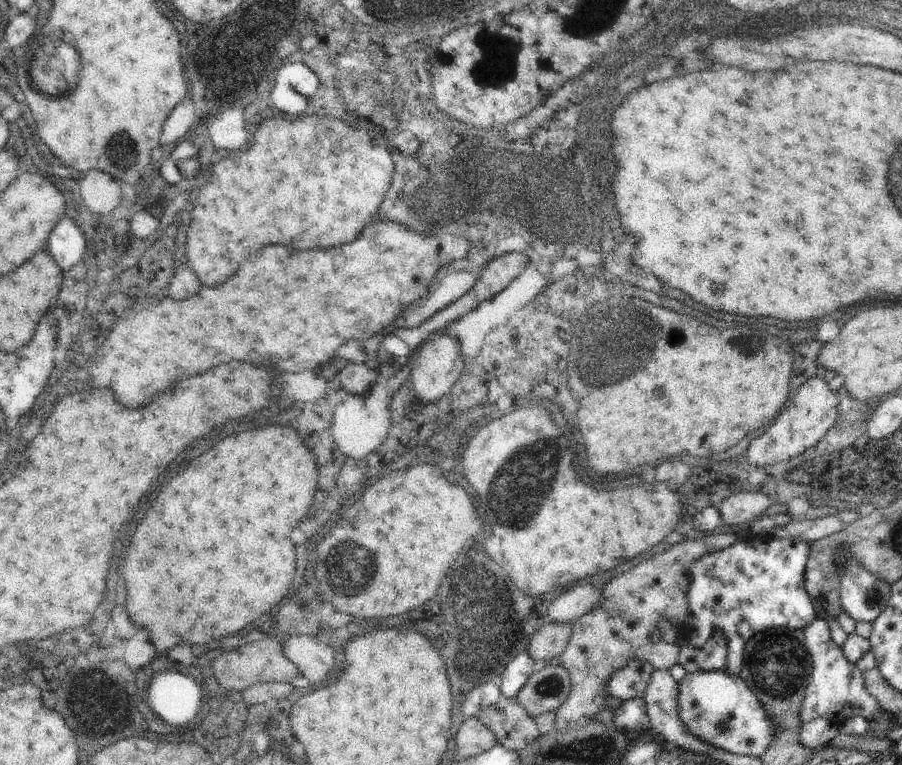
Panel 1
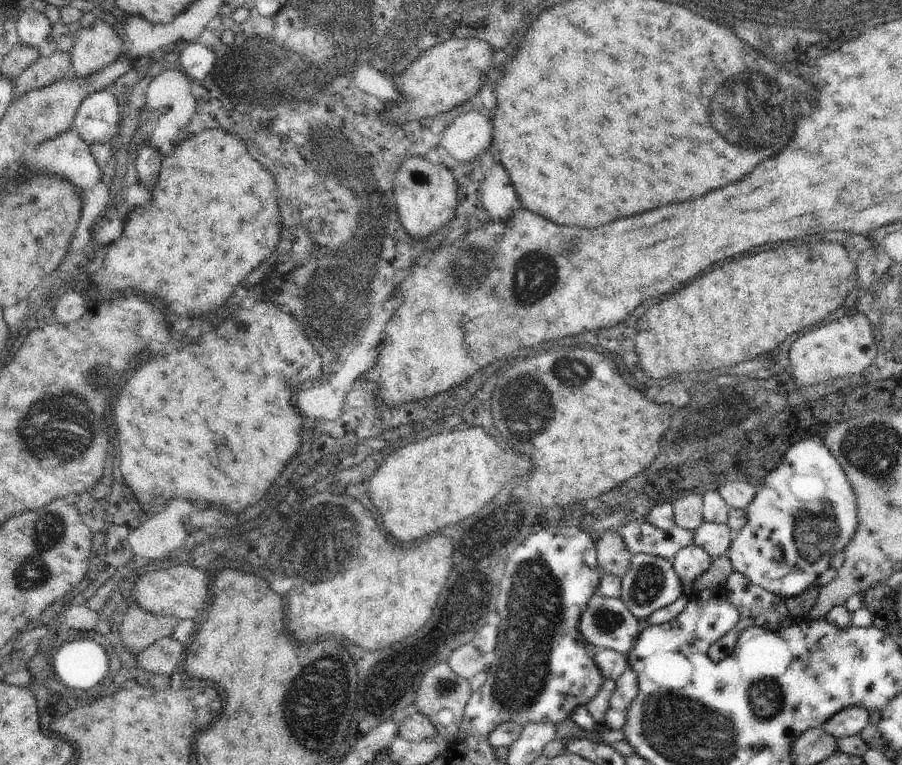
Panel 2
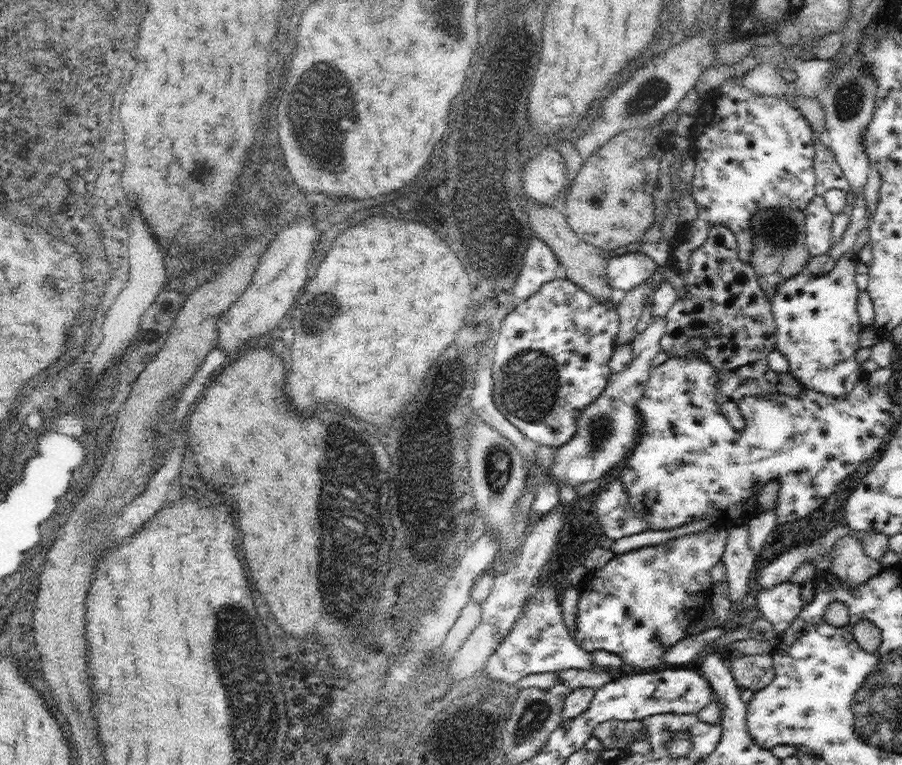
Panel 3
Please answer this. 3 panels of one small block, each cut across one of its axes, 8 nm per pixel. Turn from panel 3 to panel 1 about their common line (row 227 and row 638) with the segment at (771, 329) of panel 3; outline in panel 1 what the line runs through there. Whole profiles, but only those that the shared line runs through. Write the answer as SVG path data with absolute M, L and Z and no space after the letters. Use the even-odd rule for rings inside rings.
M713 634L703 646L683 648L675 662L685 670L685 674L705 674L705 672L723 672L725 658L725 638Z

